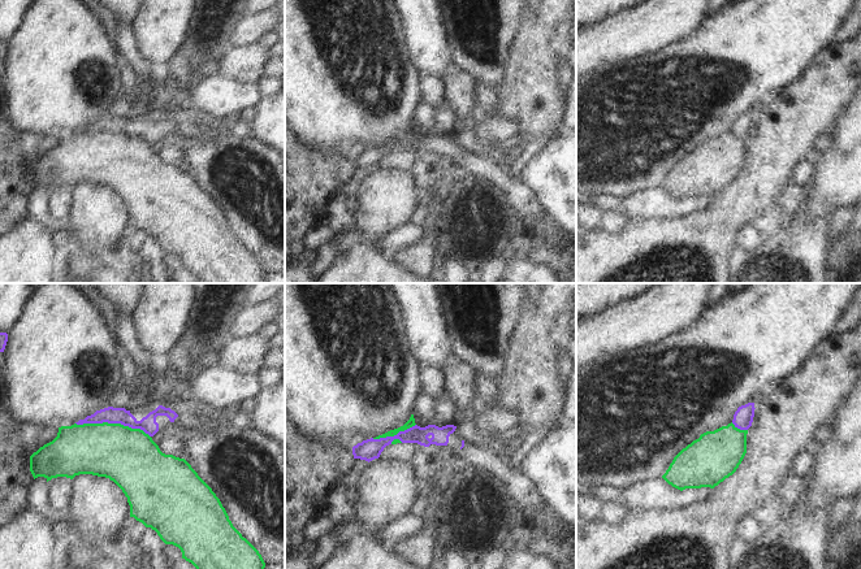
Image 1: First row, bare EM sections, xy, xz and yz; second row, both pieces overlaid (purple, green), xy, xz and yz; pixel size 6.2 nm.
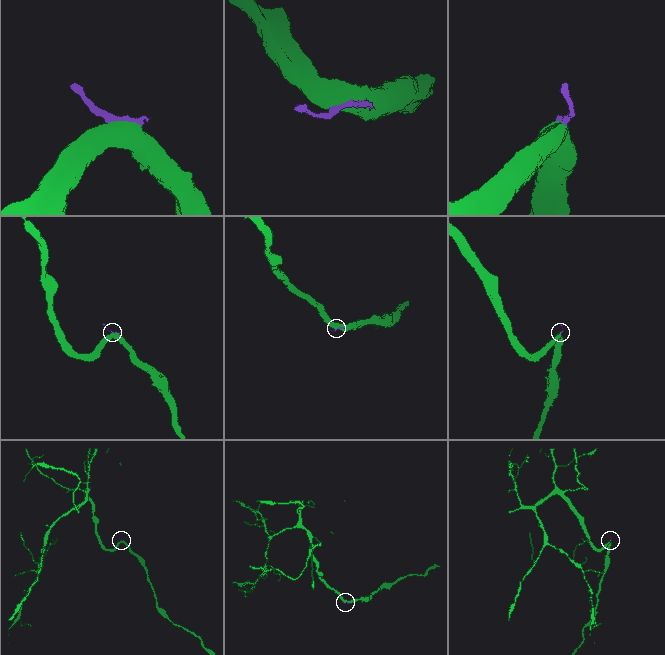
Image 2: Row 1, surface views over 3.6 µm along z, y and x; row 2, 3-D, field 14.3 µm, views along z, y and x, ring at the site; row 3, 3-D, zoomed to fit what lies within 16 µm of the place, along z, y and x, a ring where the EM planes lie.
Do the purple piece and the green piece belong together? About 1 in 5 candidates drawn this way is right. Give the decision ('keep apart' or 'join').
keep apart

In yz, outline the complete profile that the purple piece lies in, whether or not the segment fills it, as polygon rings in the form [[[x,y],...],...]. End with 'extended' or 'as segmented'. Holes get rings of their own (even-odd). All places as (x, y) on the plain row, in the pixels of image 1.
[[[748,112],[737,117],[734,123],[732,133],[740,139],[748,139],[752,135],[754,126],[754,112]]] | as segmented

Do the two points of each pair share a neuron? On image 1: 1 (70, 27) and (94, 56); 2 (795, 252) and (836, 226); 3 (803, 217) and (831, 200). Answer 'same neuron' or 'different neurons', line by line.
1: same neuron
2: different neurons
3: different neurons

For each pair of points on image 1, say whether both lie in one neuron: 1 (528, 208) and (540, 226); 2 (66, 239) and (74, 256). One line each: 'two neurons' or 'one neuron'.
1: two neurons
2: two neurons

